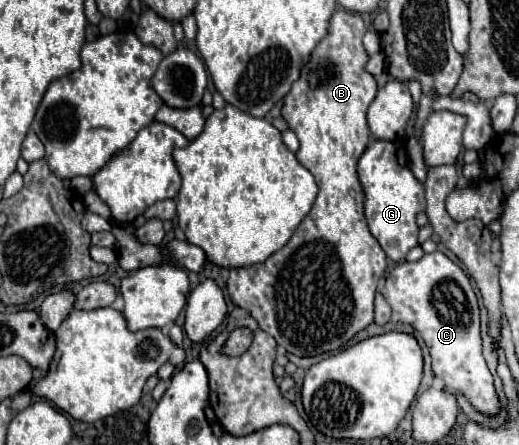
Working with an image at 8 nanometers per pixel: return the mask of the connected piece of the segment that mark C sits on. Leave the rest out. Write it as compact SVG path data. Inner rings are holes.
M434 251L416 263L398 263L380 289L392 307L392 321L418 331L432 357L432 373L444 379L444 389L462 393L472 407L488 417L502 413L502 403L494 387L494 377L482 355L480 309L466 273L444 253Z

